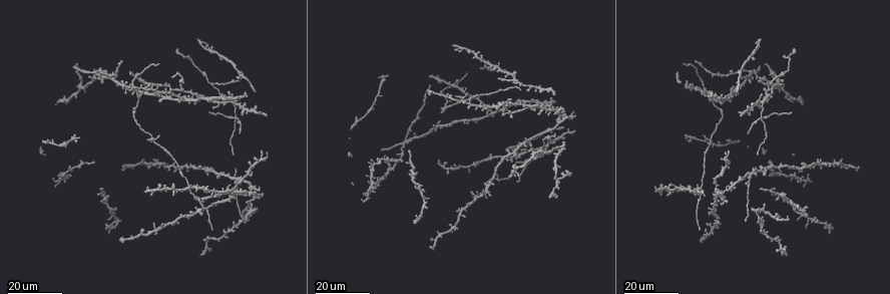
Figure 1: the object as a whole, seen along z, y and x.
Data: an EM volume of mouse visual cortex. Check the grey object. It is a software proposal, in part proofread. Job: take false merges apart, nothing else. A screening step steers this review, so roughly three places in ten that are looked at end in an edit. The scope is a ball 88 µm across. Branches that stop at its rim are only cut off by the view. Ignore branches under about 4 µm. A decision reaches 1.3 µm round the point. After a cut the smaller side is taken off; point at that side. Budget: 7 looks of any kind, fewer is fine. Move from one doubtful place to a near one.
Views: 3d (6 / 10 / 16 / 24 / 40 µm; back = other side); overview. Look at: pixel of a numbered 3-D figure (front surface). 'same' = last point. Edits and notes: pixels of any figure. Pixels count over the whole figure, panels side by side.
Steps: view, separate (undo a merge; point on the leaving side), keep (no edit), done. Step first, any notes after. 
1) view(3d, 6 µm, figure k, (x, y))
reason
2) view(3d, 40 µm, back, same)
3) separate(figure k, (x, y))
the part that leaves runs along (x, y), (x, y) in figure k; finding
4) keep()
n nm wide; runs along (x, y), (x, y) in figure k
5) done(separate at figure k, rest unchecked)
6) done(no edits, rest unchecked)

view(3d, 16 µm, figure 1, (541, 109))
looks like a crossing

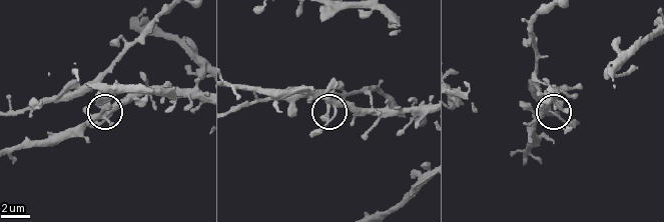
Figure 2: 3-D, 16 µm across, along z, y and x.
view(3d, 6 µm, figure 2, (550, 111))
closer look

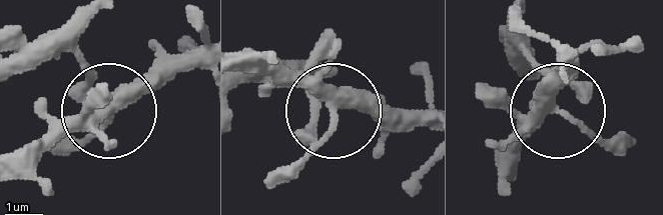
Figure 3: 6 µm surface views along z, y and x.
keep()
all the same cell

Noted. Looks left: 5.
view(3d, 24 µm, figure 1, (212, 82))
three arms meet

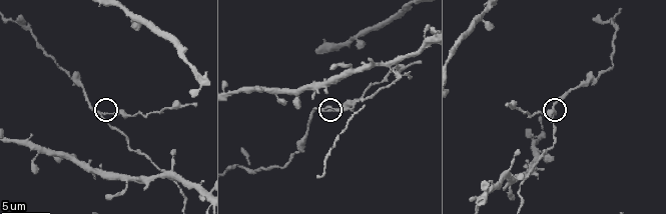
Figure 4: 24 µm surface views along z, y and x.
view(3d, 6 µm, figure 4, (329, 111))

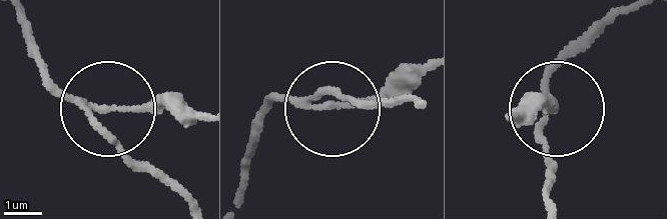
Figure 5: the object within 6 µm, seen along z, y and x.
separate(figure 5, (142, 104))
the part that leaves runs along (86, 101), (197, 111) in figure 5; a second cell is stuck on

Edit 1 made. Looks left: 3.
view(3d, 24 µm, figure 1, (760, 117))
four or more arms meet

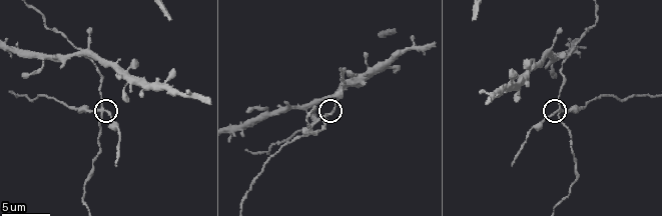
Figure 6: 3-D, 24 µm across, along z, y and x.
view(3d, 10 µm, figure 6, (102, 110))

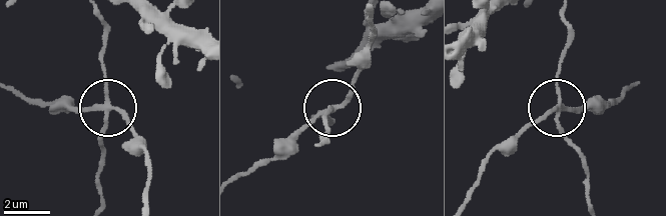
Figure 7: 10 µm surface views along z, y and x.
separate(figure 7, (79, 110))
the part that leaves runs along (104, 106), (37, 106), (14, 93) in figure 7; a second cell is stuck on

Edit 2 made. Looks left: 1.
done(separate at figure 5, separate at figure 7, rest unchecked)

